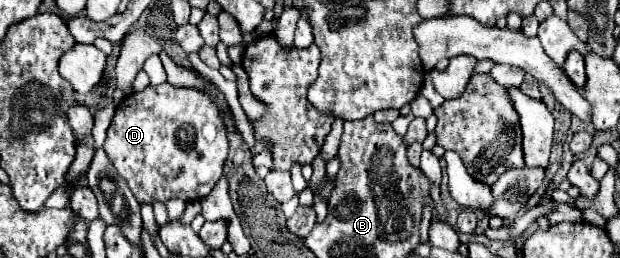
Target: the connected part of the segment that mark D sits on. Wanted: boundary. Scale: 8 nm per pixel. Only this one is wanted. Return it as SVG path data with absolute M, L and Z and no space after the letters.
M164 82L122 100L108 128L104 150L138 202L152 204L170 198L194 202L206 198L222 176L228 144L224 118L206 92Z

